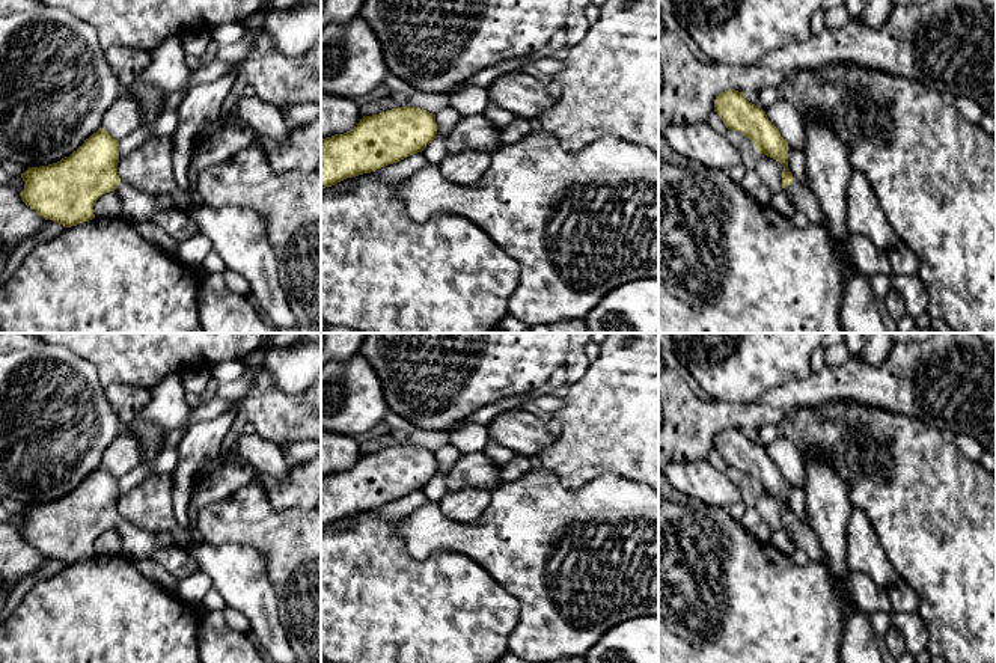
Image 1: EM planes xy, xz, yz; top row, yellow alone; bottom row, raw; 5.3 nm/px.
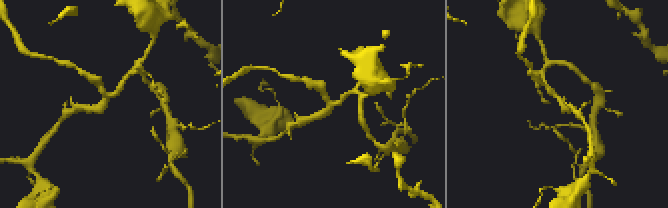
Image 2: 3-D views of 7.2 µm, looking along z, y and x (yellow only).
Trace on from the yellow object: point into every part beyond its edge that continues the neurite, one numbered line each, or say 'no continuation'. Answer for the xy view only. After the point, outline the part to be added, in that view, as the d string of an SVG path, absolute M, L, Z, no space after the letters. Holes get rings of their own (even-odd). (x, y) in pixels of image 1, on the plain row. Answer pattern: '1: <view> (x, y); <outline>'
1: xy (137, 543); M121 520L115 530L122 539L122 553L133 559L154 559L173 577L184 579L199 571L196 561L179 545L163 545L152 532L127 520Z

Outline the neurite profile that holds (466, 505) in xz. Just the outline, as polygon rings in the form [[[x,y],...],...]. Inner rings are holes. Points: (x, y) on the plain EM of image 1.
[[[467,487],[448,491],[435,503],[445,517],[469,524],[484,514],[490,502],[491,490],[482,487]]]

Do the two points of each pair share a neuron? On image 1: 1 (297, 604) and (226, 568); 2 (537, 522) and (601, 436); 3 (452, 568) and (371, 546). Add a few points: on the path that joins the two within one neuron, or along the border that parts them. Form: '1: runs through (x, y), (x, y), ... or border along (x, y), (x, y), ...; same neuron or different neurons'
1: border along (265, 558), (284, 627); different neurons
2: border along (543, 467), (568, 488), (579, 488), (598, 476); different neurons
3: runs through (433, 568), (394, 568), (391, 565); same neuron

